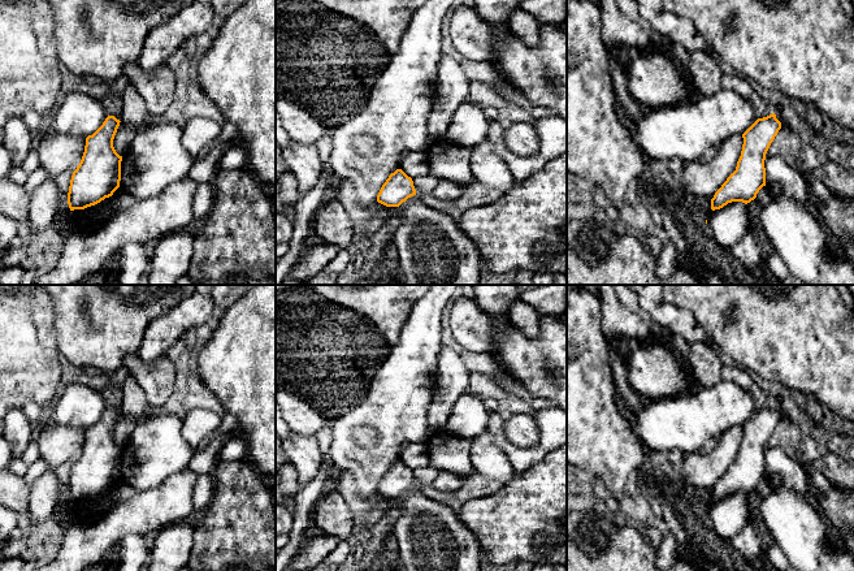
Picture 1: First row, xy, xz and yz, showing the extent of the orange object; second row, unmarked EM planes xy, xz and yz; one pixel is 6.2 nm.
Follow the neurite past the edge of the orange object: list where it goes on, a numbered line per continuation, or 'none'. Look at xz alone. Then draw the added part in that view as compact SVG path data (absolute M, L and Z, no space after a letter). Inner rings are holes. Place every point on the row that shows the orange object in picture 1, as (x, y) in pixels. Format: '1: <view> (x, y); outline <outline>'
1: xz (432, 250); outline M417 194L400 206L400 226L393 237L403 285L481 285L482 261L474 243L446 212L422 203Z

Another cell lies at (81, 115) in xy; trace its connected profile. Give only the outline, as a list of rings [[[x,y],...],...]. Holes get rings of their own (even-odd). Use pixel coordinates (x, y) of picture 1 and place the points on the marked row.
[[[78,91],[60,99],[56,113],[49,116],[43,133],[74,137],[92,135],[105,121],[108,113],[101,101]]]

